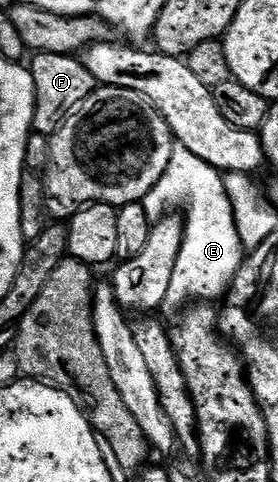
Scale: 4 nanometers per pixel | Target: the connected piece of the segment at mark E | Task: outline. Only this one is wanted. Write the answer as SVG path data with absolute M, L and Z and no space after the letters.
M175 143L169 168L142 203L148 220L153 224L167 215L166 204L178 202L186 202L188 206L184 224L186 234L171 283L168 284L168 295L162 309L164 314L172 314L178 309L181 311L188 304L185 302L190 300L204 302L223 297L246 259L221 171L188 152L188 148Z

